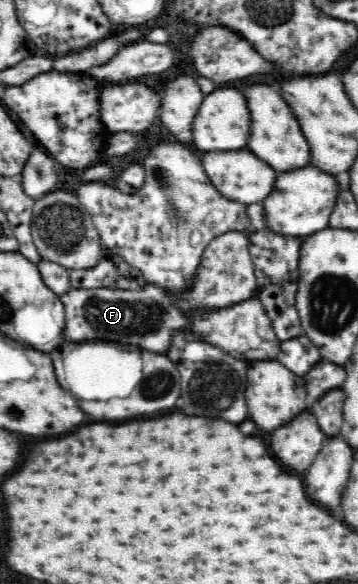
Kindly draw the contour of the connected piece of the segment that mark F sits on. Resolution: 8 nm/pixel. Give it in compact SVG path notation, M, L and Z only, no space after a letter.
M230 231L212 239L204 249L191 288L178 294L153 284L147 284L140 290L73 288L60 296L66 313L64 337L69 342L105 339L105 342L131 344L167 356L174 339L173 333L177 329L191 329L191 324L185 316L187 311L225 309L242 303L259 292L254 260L248 247L248 237L239 231Z

